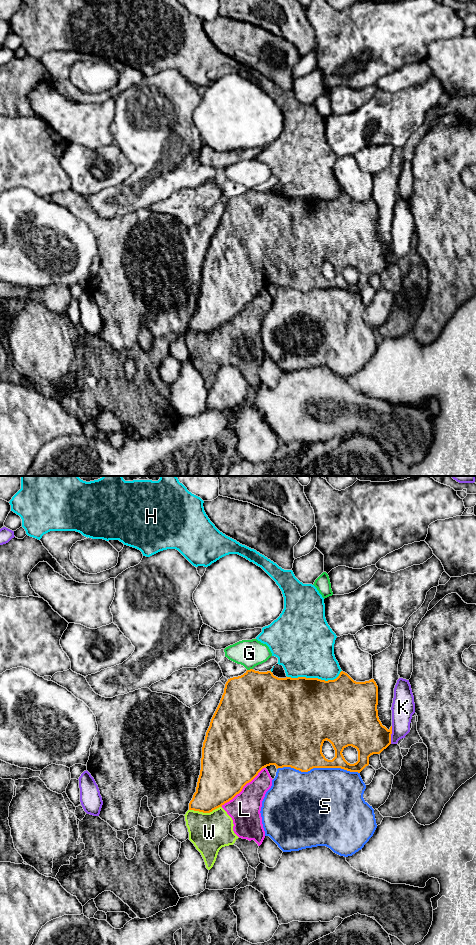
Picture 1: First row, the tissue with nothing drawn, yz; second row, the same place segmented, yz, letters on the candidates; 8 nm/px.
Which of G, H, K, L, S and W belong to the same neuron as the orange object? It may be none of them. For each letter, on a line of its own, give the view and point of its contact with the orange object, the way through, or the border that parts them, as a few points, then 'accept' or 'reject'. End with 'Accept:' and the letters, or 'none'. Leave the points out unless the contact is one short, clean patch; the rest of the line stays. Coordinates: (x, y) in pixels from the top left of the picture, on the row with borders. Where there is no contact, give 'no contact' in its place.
G: contact yz (250, 669); border yz (252, 668), (247, 670); reject
H: contact yz (315, 678); reject
K: contact yz (390, 735); reject
L: contact yz (242, 788); reject
S: contact yz (318, 767); reject
W: contact yz (205, 812); border yz (221, 806), (209, 812), (189, 810); reject
Accept: none

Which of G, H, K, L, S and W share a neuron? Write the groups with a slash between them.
G K / H / L W / S

